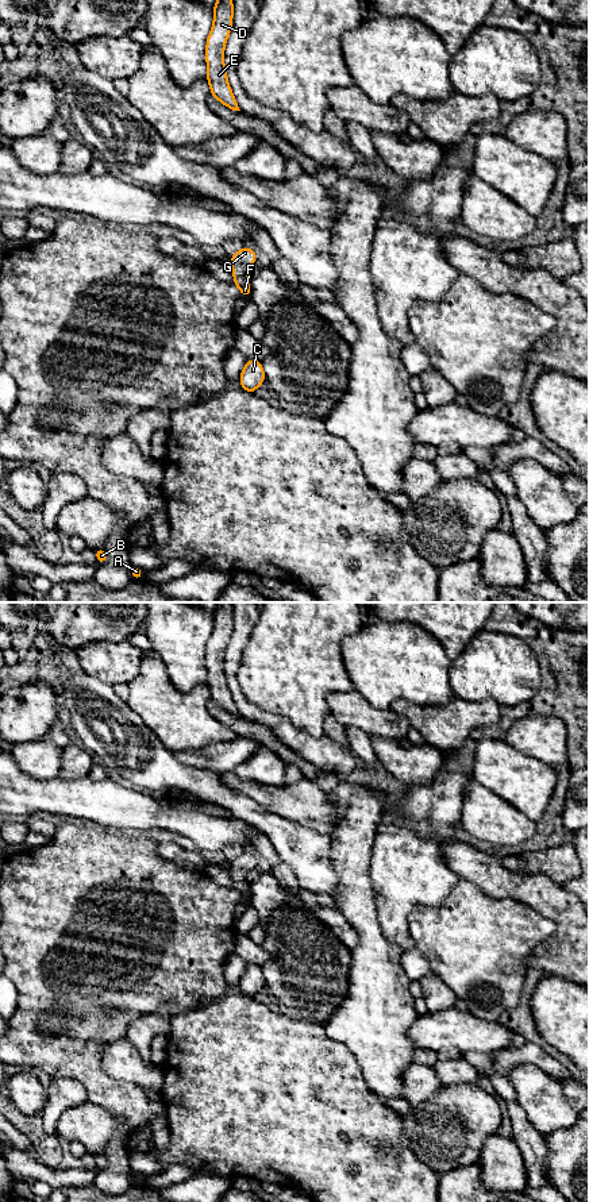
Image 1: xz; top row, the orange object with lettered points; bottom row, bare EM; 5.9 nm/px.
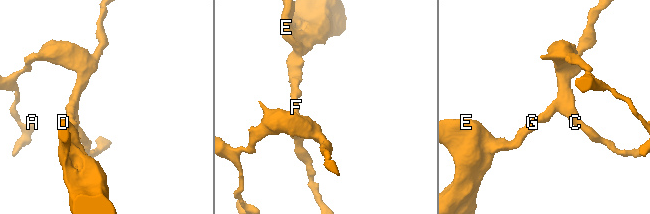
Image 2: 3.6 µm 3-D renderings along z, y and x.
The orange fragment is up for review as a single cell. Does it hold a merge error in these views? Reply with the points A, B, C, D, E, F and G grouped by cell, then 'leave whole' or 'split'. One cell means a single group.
groups A B C D E F G; leave whole

